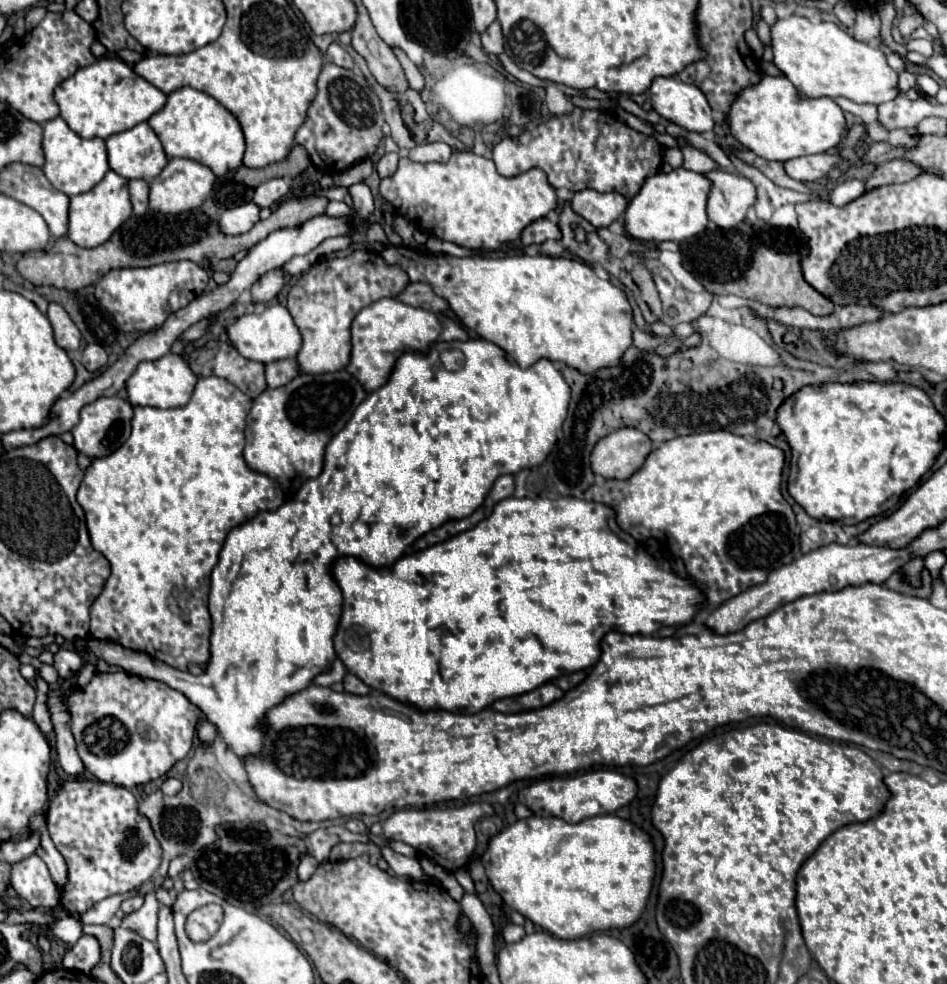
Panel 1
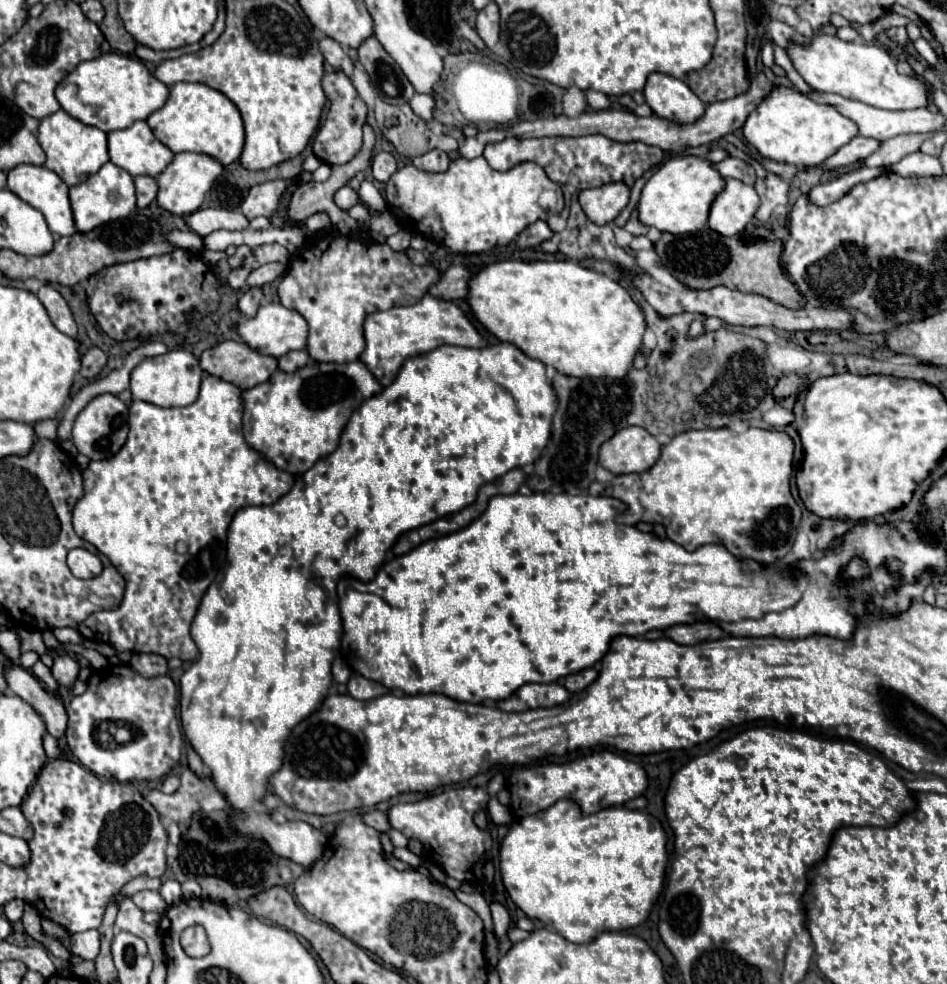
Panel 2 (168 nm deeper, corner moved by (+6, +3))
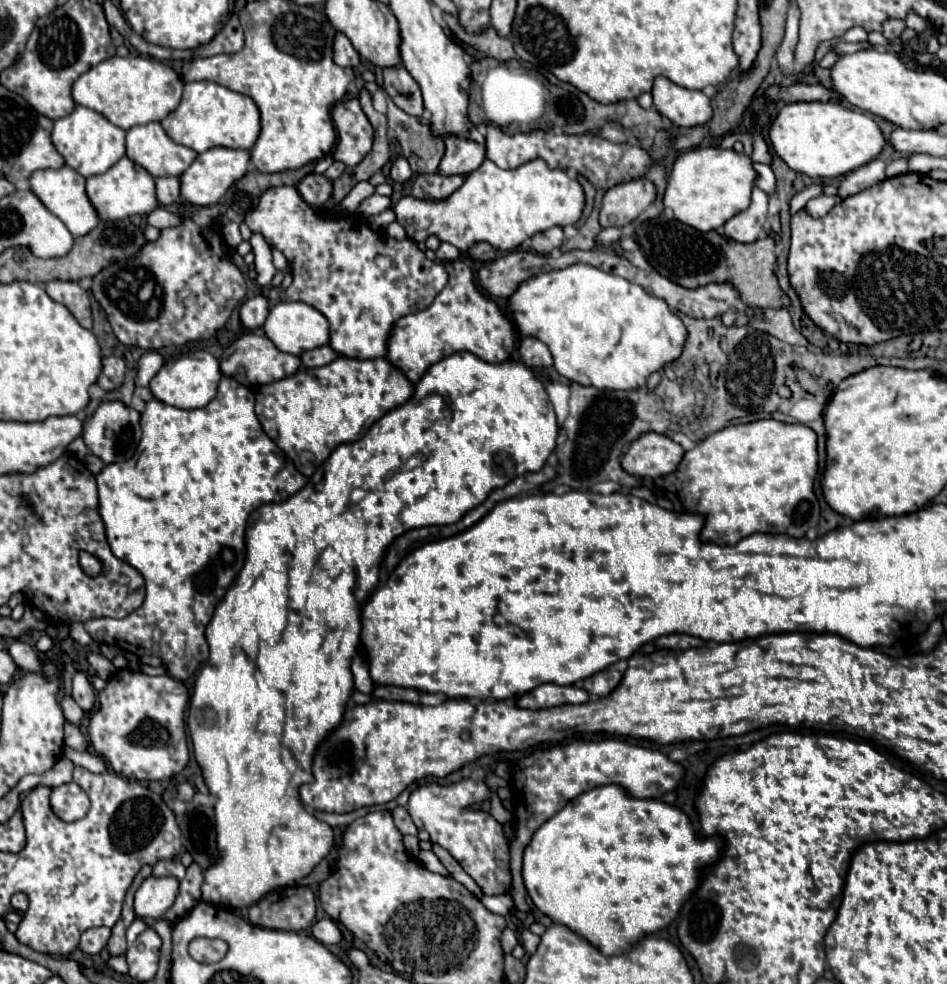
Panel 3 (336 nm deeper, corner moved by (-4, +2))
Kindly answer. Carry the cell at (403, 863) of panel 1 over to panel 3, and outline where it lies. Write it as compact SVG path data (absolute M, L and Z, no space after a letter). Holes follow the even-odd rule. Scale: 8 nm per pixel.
M420 850L418 860L420 860L420 862L422 862L430 872L436 872L436 874L442 874L442 876L450 876L450 874L448 874L448 870L440 864L440 860L436 858L436 854L434 854L434 852L424 852L424 850Z

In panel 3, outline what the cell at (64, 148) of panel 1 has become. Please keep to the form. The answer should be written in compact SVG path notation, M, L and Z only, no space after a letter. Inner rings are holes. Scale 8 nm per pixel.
M76 106L72 114L58 118L54 122L54 132L52 132L52 142L56 150L64 156L66 164L78 170L82 176L104 174L110 166L114 166L126 154L124 138L126 138L126 130L114 126L100 112L90 110L86 106Z

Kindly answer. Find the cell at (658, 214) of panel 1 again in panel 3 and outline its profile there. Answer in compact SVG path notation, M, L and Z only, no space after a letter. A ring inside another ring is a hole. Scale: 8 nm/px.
M714 146L688 150L674 162L664 194L664 206L674 212L676 220L696 230L716 230L734 214L750 206L750 194L756 186L756 178L758 172L754 170L754 162L744 152L722 150Z

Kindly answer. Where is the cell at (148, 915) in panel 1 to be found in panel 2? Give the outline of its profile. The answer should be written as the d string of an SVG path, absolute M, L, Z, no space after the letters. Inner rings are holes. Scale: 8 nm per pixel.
M140 891L132 897L132 901L142 909L142 911L158 911L164 913L168 909L166 901L158 891Z

